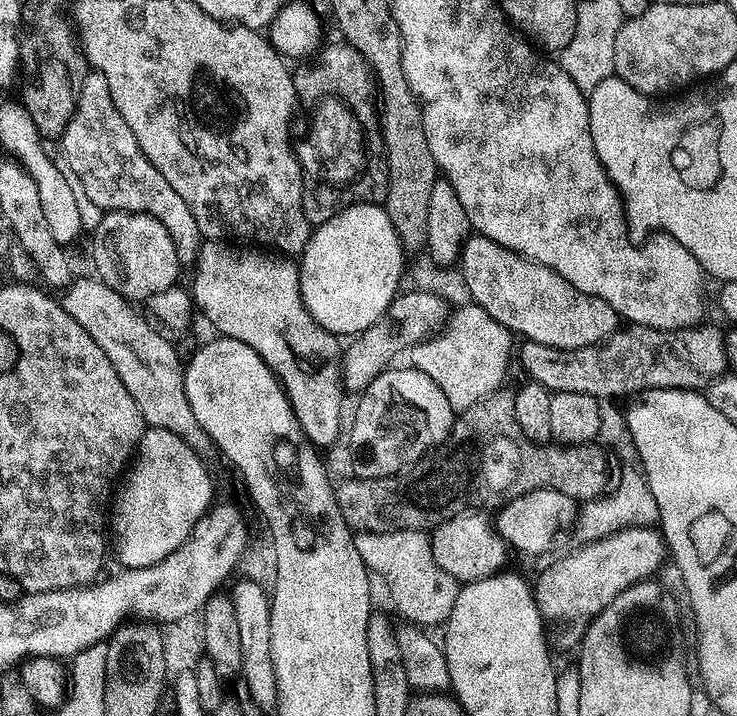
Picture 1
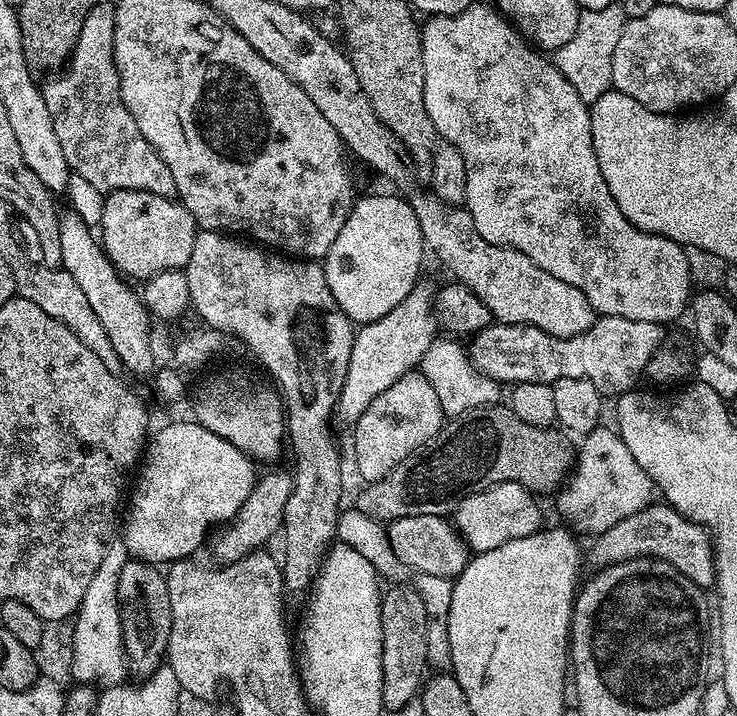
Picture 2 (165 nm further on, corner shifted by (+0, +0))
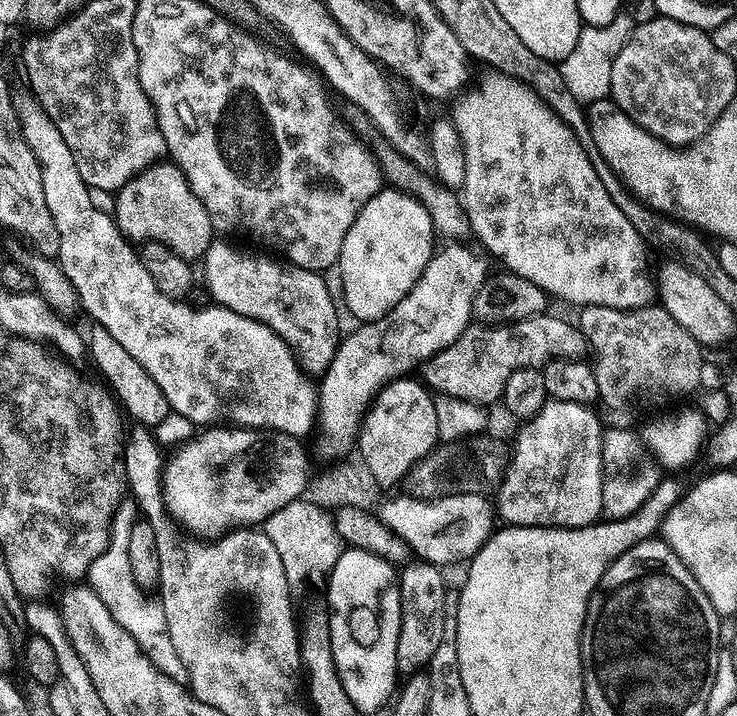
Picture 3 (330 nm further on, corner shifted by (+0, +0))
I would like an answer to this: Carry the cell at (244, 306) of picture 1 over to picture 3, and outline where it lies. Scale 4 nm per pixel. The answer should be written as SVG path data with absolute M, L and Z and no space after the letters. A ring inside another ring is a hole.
M213 239L202 257L204 284L216 299L213 301L221 308L229 308L270 326L270 330L274 330L274 334L282 338L292 352L301 373L315 378L325 373L342 339L336 304L332 301L327 282L323 280L325 277L268 254L255 256L252 252L243 252L232 244L235 243Z

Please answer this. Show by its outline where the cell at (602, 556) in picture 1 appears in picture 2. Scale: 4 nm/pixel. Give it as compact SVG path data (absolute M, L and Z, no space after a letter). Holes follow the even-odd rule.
M667 503L649 504L638 514L622 518L618 526L610 526L605 532L599 533L595 540L592 556L597 560L597 565L620 564L624 560L639 560L642 556L651 556L674 566L699 588L708 590L716 583L716 558L711 535L704 525L688 520L681 512L668 507Z

